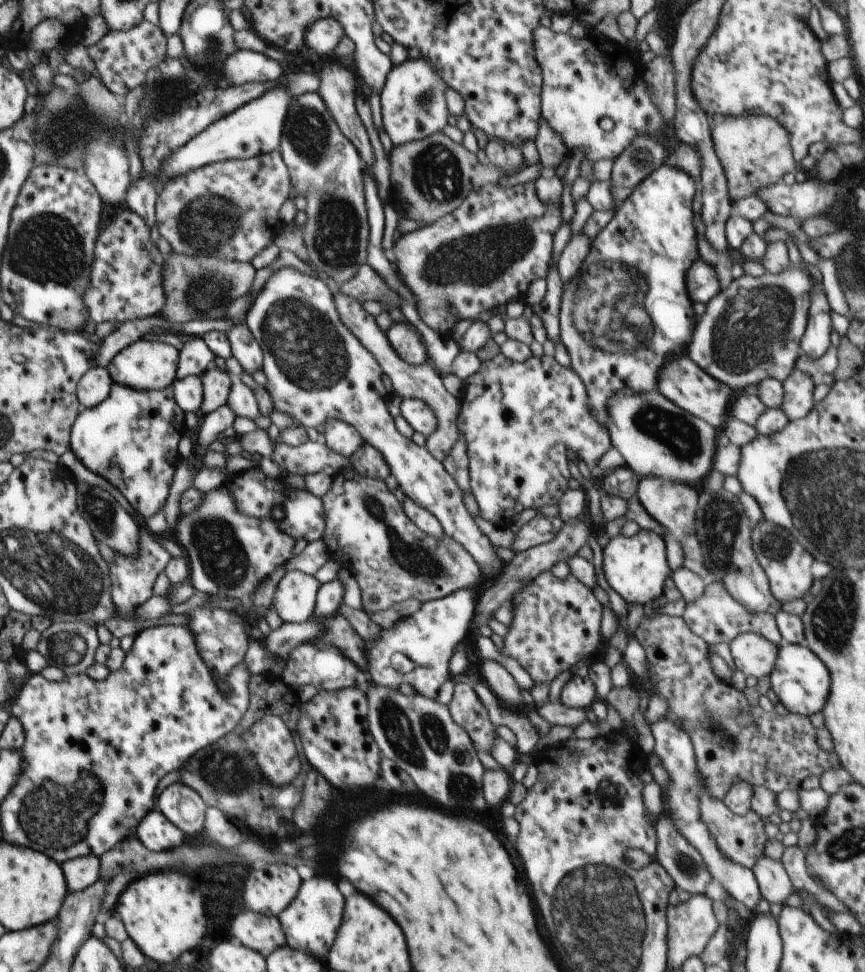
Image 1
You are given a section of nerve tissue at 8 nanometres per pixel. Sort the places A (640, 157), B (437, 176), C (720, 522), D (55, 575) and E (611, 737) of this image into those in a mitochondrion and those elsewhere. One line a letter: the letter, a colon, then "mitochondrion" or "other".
A: mitochondrion
B: mitochondrion
C: mitochondrion
D: mitochondrion
E: other

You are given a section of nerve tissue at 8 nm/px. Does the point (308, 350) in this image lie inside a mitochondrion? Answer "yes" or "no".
yes

